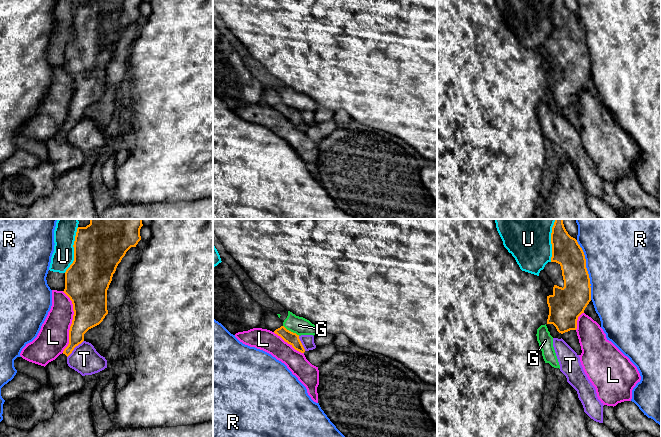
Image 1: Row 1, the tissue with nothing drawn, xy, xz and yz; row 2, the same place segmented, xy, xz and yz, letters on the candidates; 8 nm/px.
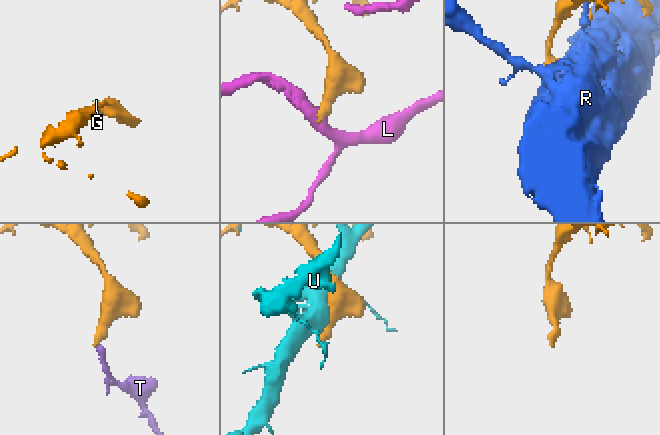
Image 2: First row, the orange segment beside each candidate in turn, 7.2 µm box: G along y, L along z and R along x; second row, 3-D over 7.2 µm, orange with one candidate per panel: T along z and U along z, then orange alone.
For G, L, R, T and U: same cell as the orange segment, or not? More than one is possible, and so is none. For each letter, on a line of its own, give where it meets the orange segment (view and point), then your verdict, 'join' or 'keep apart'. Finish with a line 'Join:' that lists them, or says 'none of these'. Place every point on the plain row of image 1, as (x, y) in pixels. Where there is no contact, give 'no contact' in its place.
G: meets orange in xz at (290, 107); keep apart
L: meets orange in xy at (72, 98); keep apart
R: meets orange in yz at (586, 46); keep apart
T: meets orange in xy at (74, 123); keep apart
U: meets orange in xy at (74, 26); keep apart
Join: none of these

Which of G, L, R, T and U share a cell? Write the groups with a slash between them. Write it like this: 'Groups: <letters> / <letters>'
Groups: G T / L / R / U

